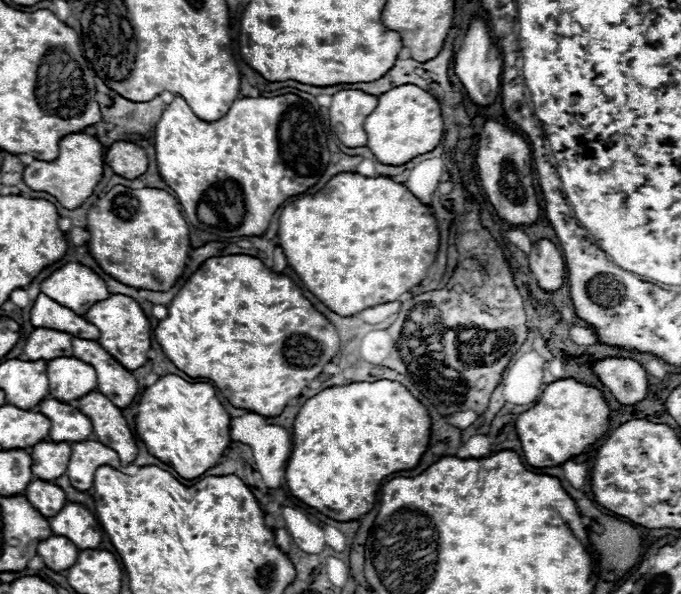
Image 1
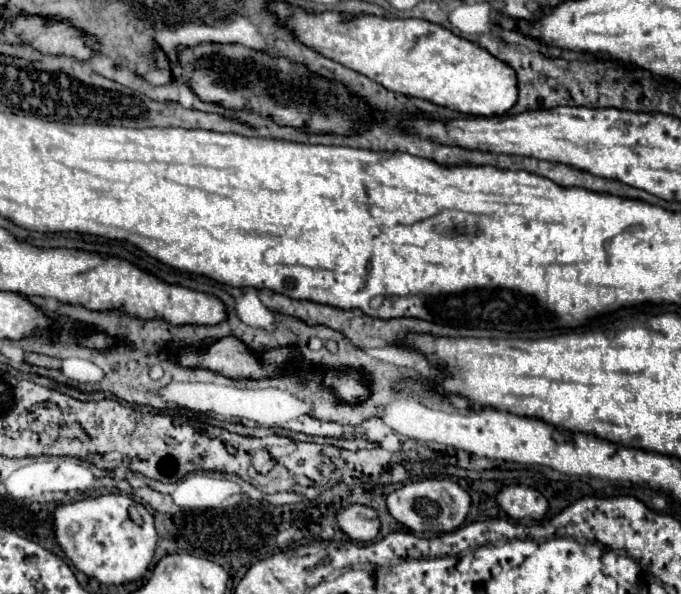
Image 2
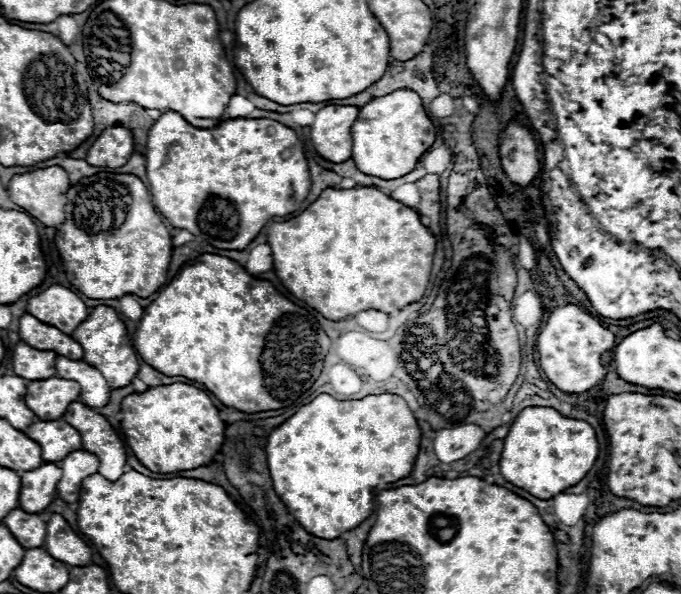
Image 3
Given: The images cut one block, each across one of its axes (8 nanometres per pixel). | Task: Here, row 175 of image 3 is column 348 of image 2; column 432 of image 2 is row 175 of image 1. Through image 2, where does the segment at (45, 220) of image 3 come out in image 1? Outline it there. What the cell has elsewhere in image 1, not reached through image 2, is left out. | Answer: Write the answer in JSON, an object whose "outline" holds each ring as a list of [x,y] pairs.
{"outline":[[[78,132],[68,134],[60,140],[60,154],[52,162],[34,160],[24,168],[24,182],[28,188],[38,192],[52,194],[64,208],[74,210],[78,208],[96,188],[104,174],[104,146],[98,142],[96,136]]]}

